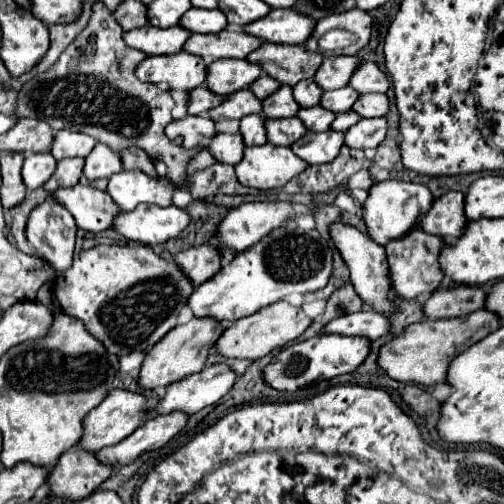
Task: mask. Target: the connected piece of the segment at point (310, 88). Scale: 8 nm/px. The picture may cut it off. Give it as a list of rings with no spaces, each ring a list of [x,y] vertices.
[[[313,79],[299,81],[299,83],[293,87],[293,97],[295,97],[295,101],[297,101],[301,107],[319,105],[321,95],[323,95],[323,89],[319,89],[319,85],[315,85]]]

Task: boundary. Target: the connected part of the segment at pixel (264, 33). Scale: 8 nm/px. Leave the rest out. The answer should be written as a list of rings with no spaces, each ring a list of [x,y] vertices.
[[[271,9],[267,17],[245,25],[243,31],[269,43],[303,45],[315,31],[315,25],[317,21],[311,21],[311,17],[303,17],[303,13],[295,13],[293,9]]]

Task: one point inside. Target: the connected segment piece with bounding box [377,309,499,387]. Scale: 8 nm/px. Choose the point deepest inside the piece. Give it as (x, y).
(421, 354)

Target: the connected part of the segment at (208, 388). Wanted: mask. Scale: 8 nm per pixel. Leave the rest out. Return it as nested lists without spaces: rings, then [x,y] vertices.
[[[227,365],[203,367],[199,373],[189,375],[167,387],[165,397],[147,409],[149,415],[167,415],[181,411],[193,415],[213,403],[217,403],[235,383],[235,373]]]

